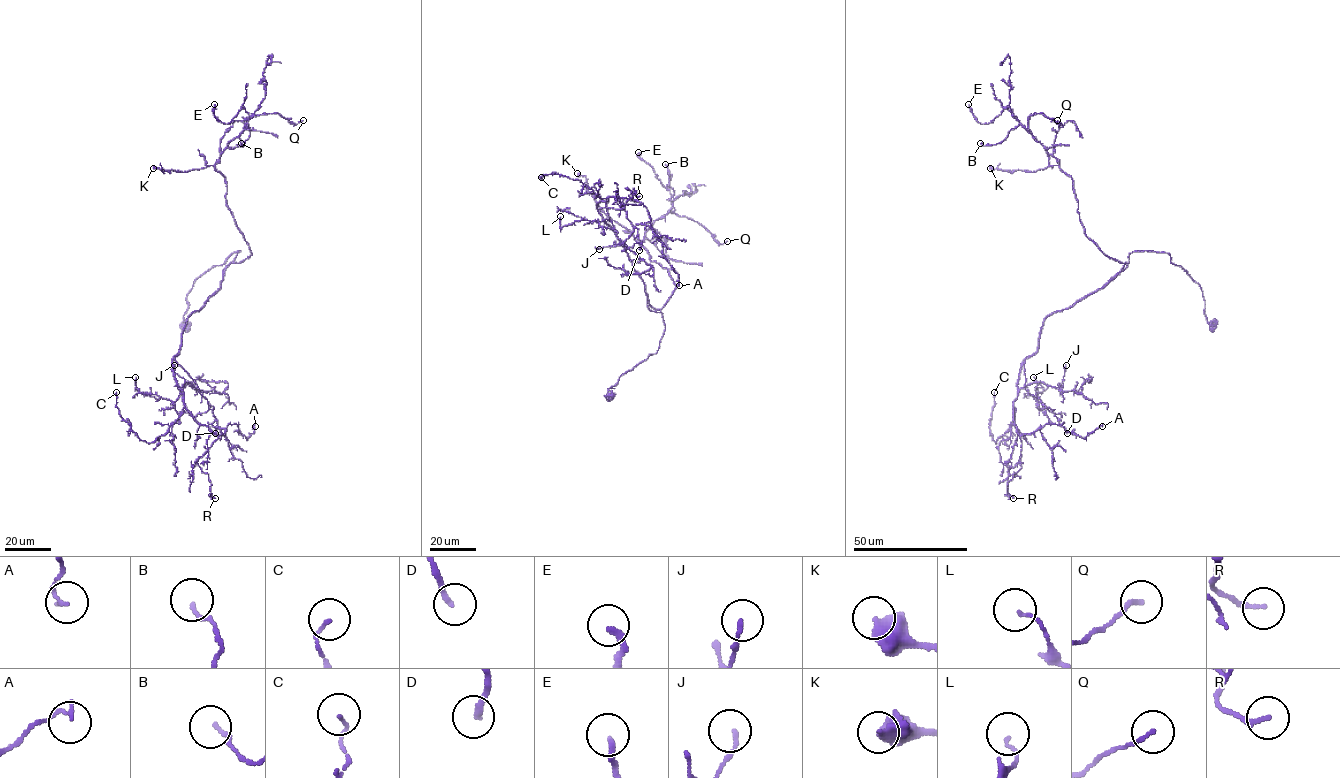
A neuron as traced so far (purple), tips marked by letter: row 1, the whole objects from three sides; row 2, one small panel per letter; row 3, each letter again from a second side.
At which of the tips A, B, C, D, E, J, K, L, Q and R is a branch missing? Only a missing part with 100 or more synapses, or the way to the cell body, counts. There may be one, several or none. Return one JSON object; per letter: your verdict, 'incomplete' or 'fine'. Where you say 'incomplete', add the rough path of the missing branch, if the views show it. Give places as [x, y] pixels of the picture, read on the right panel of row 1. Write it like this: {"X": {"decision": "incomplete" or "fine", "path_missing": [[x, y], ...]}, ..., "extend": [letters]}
{"A": {"decision": "fine"}, "B": {"decision": "fine"}, "C": {"decision": "fine"}, "D": {"decision": "fine"}, "E": {"decision": "fine"}, "J": {"decision": "fine"}, "K": {"decision": "fine"}, "L": {"decision": "fine"}, "Q": {"decision": "fine"}, "R": {"decision": "fine"}, "extend": []}

